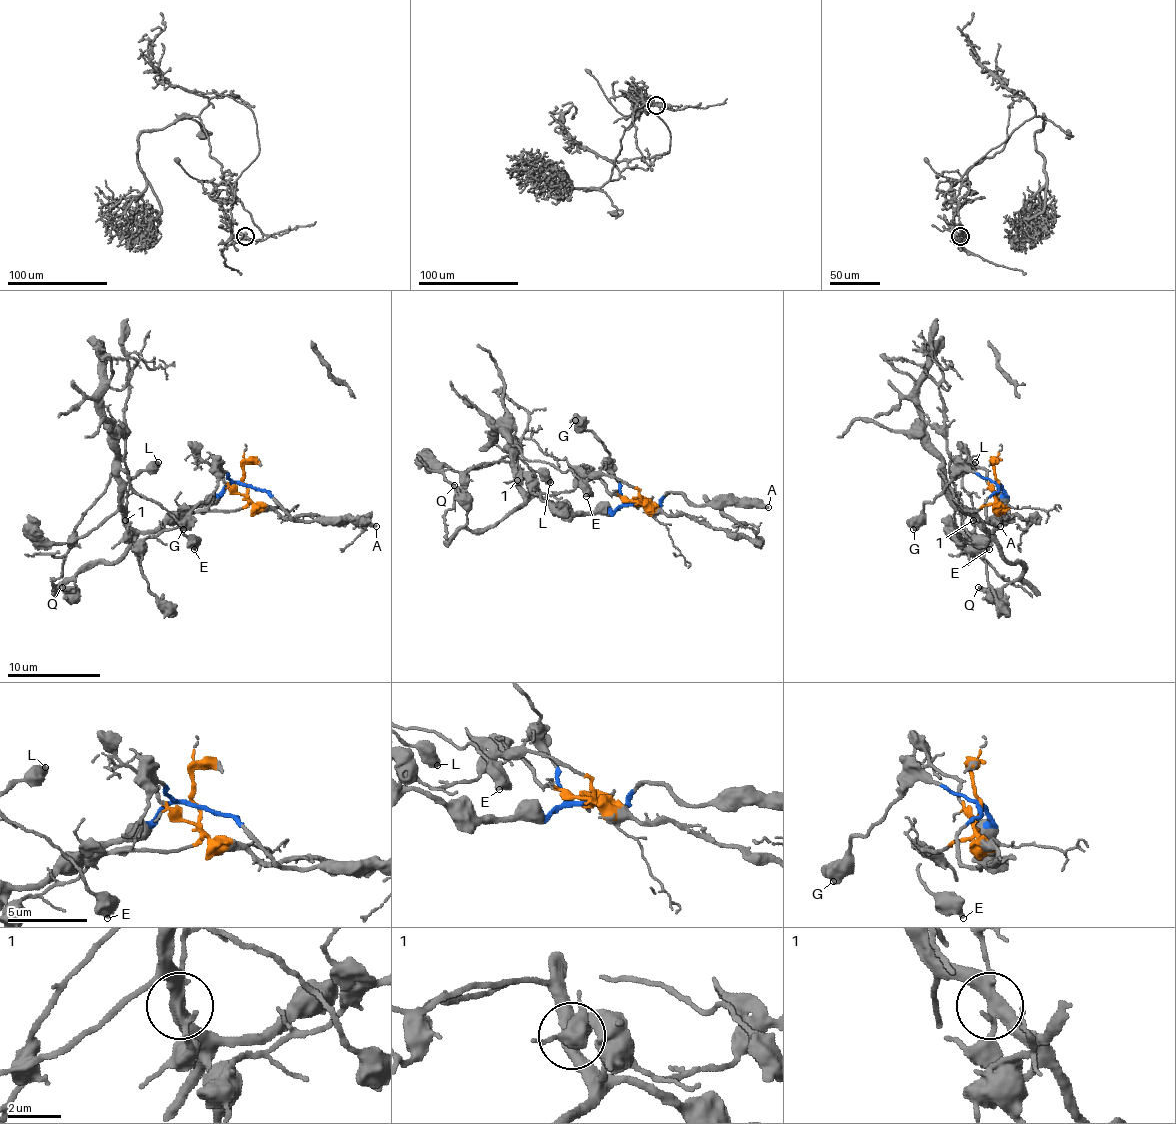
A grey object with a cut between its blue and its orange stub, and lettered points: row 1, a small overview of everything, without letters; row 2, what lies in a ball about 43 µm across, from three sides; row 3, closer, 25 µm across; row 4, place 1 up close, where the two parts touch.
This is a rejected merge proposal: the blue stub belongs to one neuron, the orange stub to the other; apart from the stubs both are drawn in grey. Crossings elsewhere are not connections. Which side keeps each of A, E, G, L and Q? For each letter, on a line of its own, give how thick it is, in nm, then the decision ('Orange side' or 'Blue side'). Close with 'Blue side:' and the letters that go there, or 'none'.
A: Thickness 300 nm. Blue side
E: Thickness 500 nm. Blue side
G: Thickness 750 nm. Blue side
L: Thickness 550 nm. Blue side
Q: Thickness 340 nm. Blue side
Blue side: A, E, G, L, Q

